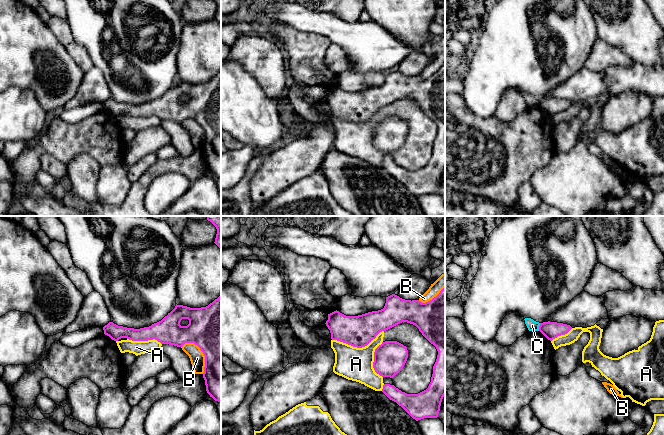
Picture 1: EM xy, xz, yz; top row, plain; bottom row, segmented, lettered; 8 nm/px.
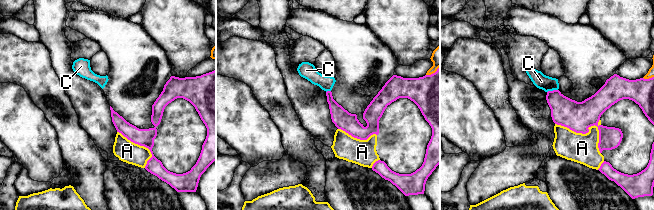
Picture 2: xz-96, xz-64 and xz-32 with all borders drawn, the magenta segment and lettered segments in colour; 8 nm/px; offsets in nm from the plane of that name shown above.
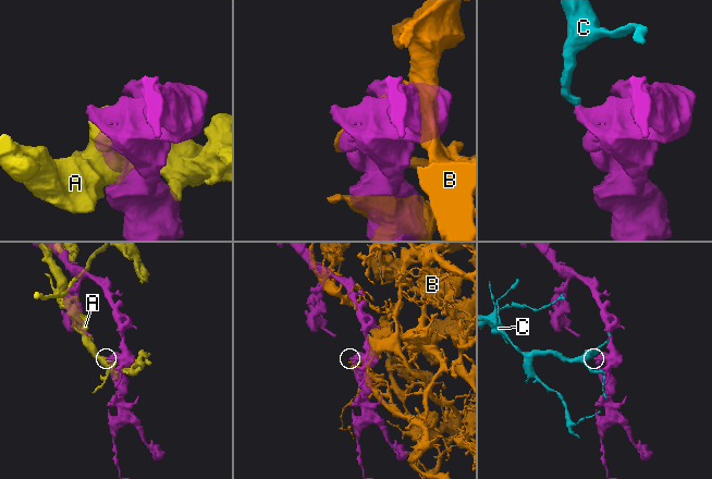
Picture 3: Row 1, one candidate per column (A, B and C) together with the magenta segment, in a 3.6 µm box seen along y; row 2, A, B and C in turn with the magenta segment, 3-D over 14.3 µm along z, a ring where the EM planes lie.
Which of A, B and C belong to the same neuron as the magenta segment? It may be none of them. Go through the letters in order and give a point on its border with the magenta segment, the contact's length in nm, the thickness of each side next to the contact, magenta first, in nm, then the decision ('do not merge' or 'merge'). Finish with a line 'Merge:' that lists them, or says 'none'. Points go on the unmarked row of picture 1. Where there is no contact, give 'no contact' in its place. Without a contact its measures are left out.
A: xz (357, 123) | 420 nm | 260/260 nm | do not merge
B: xy (203, 129) | 300 nm | 440/120 nm | do not merge
C: yz (539, 103) | 70 nm | 140/90 nm | do not merge
Merge: none

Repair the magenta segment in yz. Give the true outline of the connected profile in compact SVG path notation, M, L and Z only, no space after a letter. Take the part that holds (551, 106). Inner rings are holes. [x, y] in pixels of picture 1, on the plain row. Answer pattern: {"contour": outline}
{"contour": "M550 97L540 99L539 102L539 107L550 117L567 110L571 105L570 101Z"}

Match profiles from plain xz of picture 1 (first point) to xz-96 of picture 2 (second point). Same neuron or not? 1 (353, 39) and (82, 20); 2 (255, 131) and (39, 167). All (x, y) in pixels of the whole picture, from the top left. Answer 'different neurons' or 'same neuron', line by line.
1: same neuron
2: same neuron

